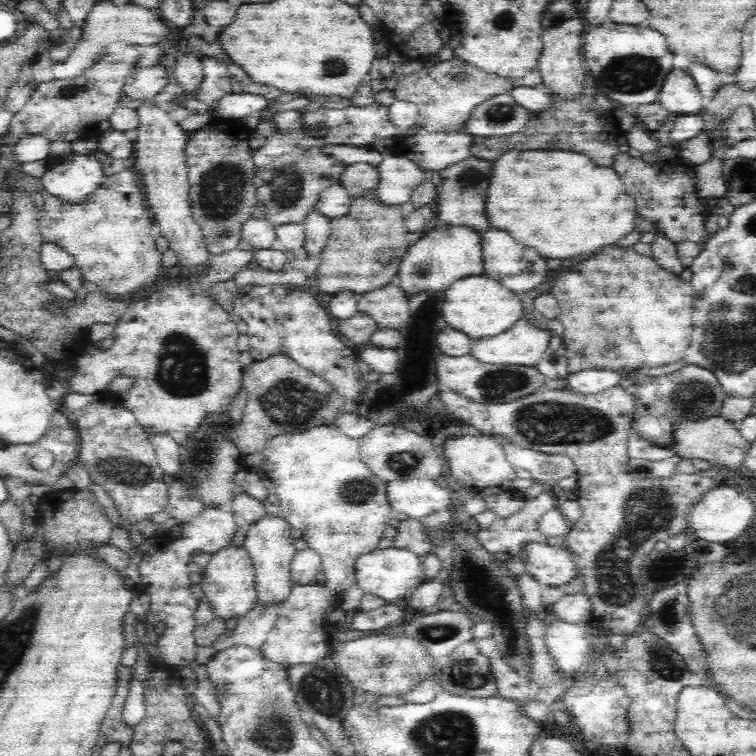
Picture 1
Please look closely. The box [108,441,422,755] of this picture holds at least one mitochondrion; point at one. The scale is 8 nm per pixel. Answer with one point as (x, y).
(323, 690)

